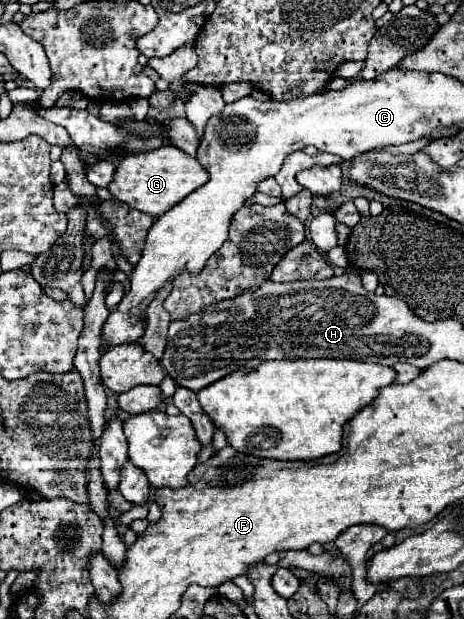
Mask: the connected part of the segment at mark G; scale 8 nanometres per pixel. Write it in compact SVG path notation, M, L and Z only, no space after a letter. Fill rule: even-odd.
M162 145L156 151L124 157L118 163L114 181L110 183L108 191L114 195L114 199L124 201L132 209L138 209L152 217L160 217L172 205L180 203L186 195L190 195L194 189L202 187L208 179L210 179L208 171L198 163L196 157L180 151L174 145Z

